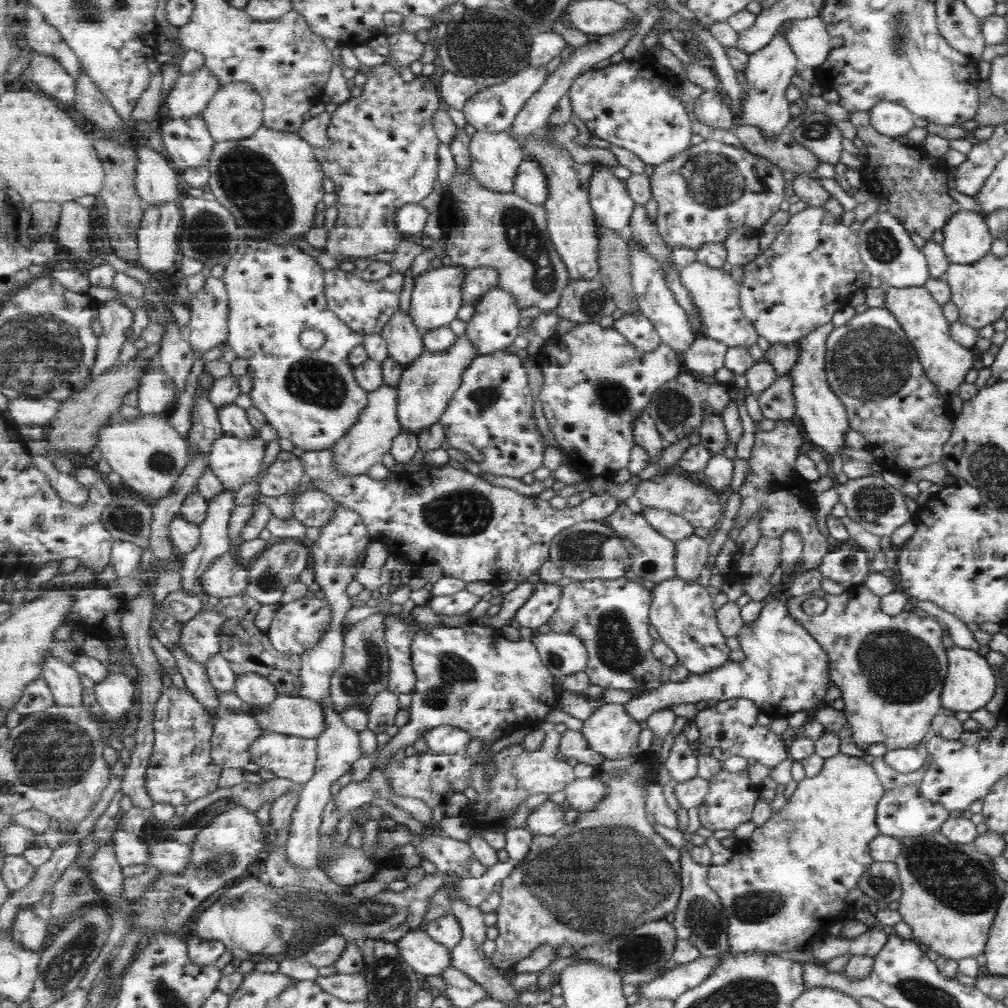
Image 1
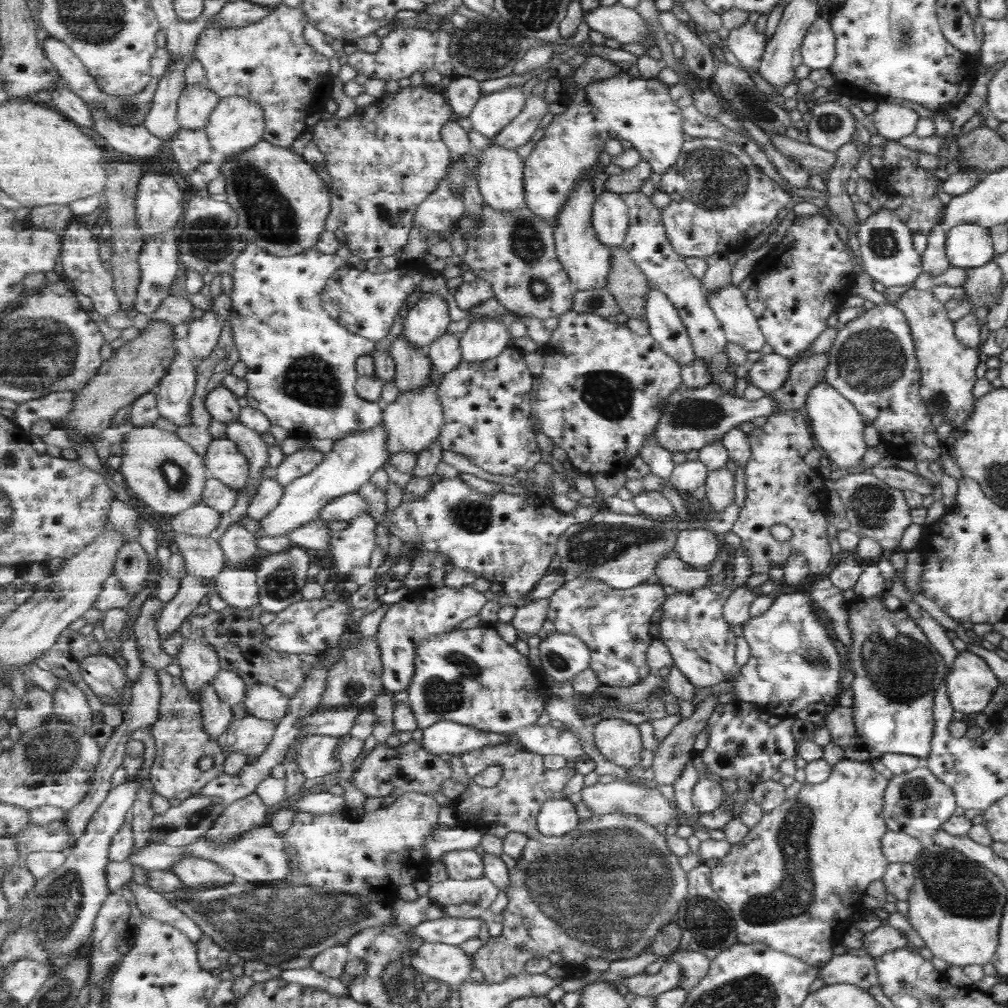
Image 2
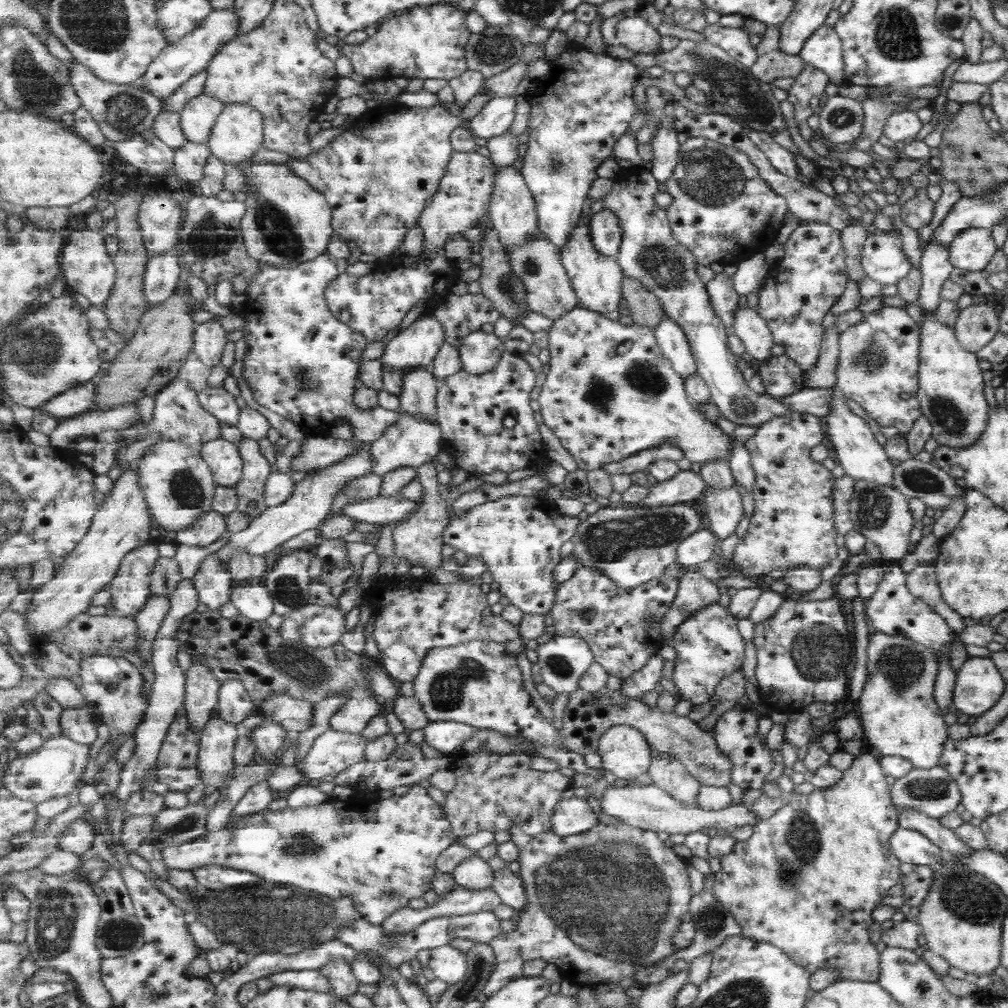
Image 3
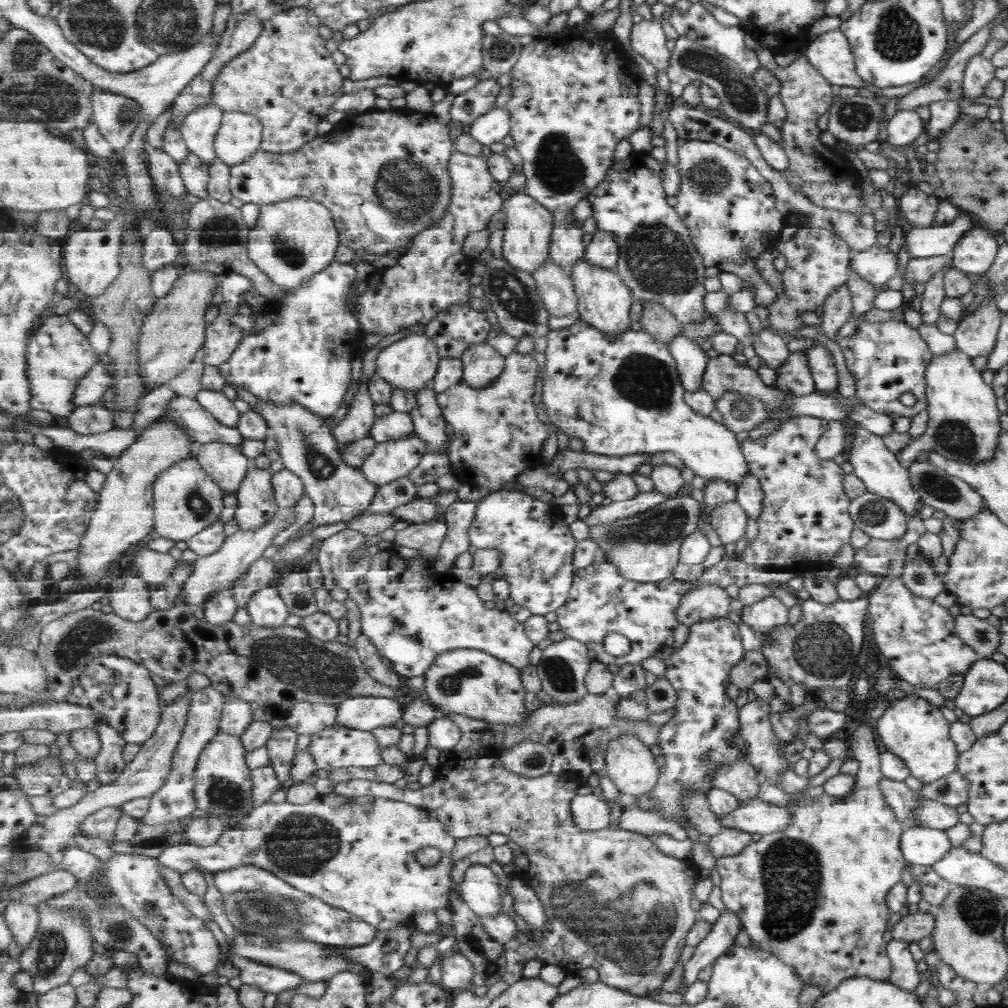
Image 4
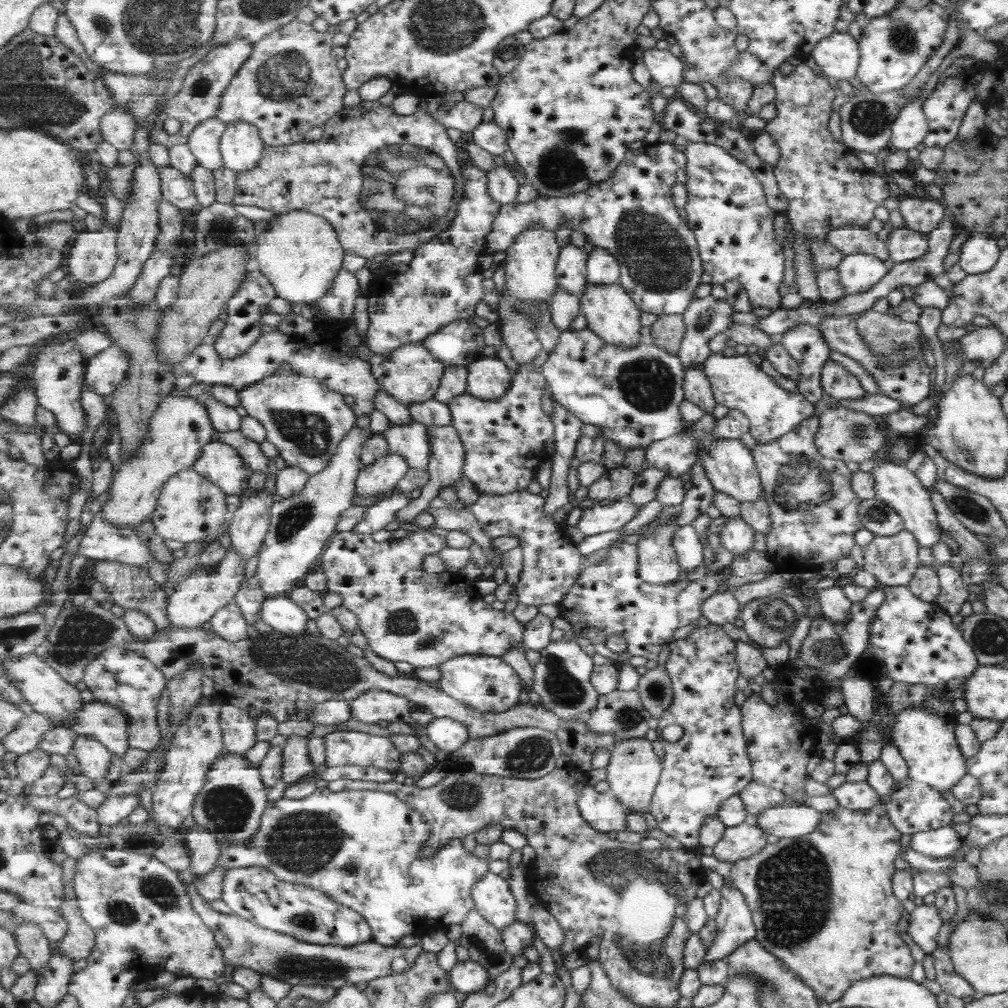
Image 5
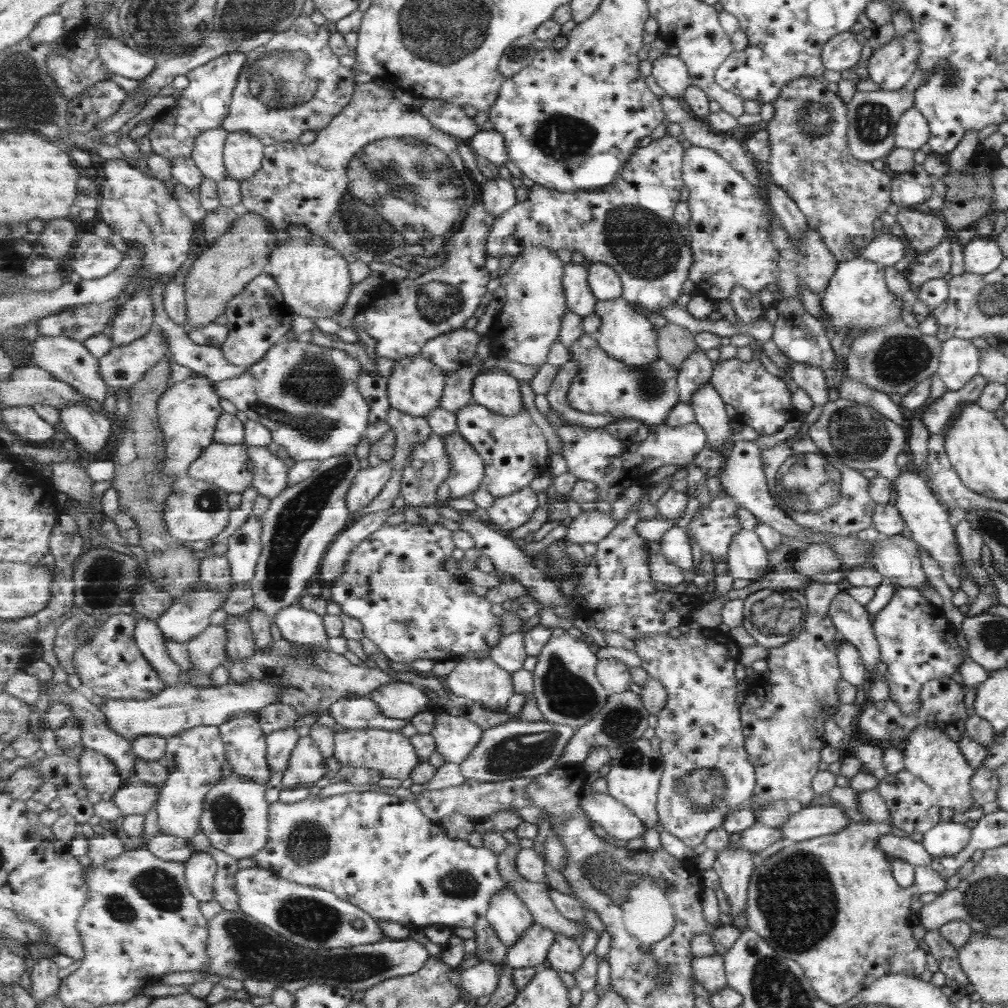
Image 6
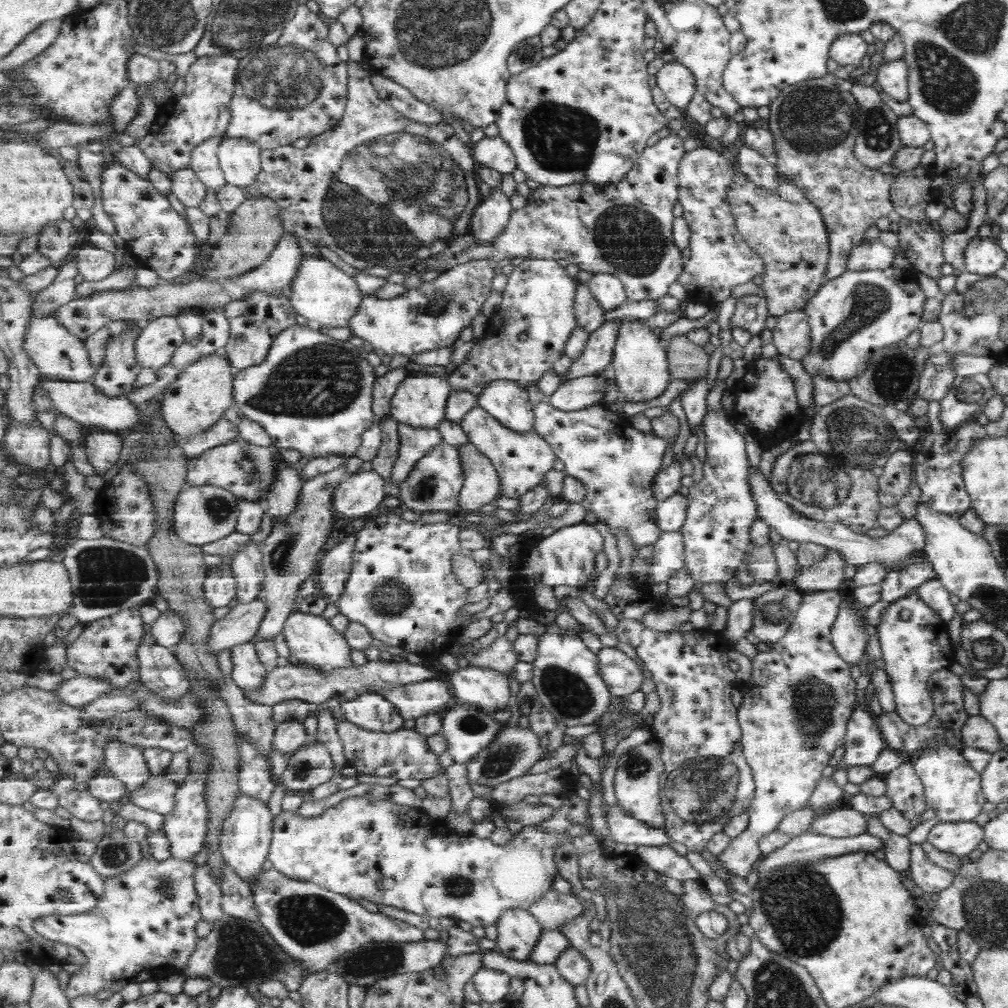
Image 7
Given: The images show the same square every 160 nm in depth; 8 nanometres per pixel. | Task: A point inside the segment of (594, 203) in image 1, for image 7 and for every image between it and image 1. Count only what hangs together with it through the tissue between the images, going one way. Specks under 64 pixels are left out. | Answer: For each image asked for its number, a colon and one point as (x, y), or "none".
2: (611, 218)
3: (606, 231)
4: (604, 251)
5: (603, 268)
6: (606, 283)
7: (610, 291)

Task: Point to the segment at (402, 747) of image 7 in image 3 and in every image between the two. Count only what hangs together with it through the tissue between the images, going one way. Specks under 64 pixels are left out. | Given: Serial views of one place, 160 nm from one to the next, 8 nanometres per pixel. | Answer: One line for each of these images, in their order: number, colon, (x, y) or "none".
3: (338, 750)
4: (338, 746)
5: (355, 748)
6: (393, 754)

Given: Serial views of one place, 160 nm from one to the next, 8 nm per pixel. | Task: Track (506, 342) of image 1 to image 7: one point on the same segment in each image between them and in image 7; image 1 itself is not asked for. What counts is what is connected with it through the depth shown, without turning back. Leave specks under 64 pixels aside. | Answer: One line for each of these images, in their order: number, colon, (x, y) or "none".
2: (484, 340)
3: (481, 352)
4: (483, 365)
5: (489, 378)
6: (501, 393)
7: (507, 401)

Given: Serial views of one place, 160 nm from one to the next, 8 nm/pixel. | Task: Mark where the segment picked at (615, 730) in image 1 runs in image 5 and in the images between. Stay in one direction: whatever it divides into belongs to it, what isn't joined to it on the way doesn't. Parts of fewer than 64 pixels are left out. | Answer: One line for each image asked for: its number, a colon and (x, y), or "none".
2: (619, 741)
3: (626, 752)
4: (630, 763)
5: (635, 769)

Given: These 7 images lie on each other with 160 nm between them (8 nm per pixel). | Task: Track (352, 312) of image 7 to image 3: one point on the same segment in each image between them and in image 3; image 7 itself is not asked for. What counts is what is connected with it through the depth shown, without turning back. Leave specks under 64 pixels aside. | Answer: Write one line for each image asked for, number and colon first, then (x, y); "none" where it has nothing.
3: (289, 221)
4: (293, 240)
5: (301, 253)
6: (316, 281)

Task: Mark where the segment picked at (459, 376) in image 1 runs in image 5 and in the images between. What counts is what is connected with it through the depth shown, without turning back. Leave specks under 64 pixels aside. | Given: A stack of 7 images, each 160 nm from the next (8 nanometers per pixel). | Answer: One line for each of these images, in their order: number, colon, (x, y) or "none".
2: (414, 422)
3: (413, 441)
4: (392, 460)
5: (384, 474)

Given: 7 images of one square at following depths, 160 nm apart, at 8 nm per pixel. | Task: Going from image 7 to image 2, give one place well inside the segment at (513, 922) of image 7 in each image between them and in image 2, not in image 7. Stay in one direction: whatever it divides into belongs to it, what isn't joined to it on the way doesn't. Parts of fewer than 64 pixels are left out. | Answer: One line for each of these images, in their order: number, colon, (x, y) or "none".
2: (465, 864)
3: (474, 873)
4: (480, 889)
5: (495, 901)
6: (509, 916)

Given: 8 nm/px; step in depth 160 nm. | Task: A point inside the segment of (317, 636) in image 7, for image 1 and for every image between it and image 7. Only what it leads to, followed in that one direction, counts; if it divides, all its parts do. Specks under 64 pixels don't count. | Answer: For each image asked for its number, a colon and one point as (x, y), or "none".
1: (226, 577)
2: (238, 587)
3: (252, 599)
4: (266, 608)
5: (284, 615)
6: (303, 627)

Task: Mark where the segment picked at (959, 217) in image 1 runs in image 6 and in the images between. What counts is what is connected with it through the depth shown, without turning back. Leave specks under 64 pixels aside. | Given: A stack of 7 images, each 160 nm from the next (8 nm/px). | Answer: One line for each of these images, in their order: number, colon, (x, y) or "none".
2: (966, 246)
3: (970, 249)
4: (973, 253)
5: (978, 253)
6: (980, 255)

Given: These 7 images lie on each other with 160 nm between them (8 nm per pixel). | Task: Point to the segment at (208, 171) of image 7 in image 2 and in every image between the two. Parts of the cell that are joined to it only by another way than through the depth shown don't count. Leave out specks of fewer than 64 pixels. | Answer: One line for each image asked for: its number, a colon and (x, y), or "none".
2: (197, 102)
3: (198, 118)
4: (201, 127)
5: (205, 141)
6: (208, 154)

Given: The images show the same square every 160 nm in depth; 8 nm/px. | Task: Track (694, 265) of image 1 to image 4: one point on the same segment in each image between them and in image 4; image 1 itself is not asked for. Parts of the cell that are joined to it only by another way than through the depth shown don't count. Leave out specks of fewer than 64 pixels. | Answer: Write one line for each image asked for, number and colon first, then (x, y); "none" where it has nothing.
2: (742, 327)
3: (749, 326)
4: (771, 348)

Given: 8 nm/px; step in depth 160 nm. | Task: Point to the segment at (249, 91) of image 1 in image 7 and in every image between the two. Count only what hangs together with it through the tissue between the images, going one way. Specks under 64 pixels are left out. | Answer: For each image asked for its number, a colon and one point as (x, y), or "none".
2: (239, 123)
3: (238, 134)
4: (241, 135)
5: (242, 146)
6: (243, 153)
7: (240, 158)

